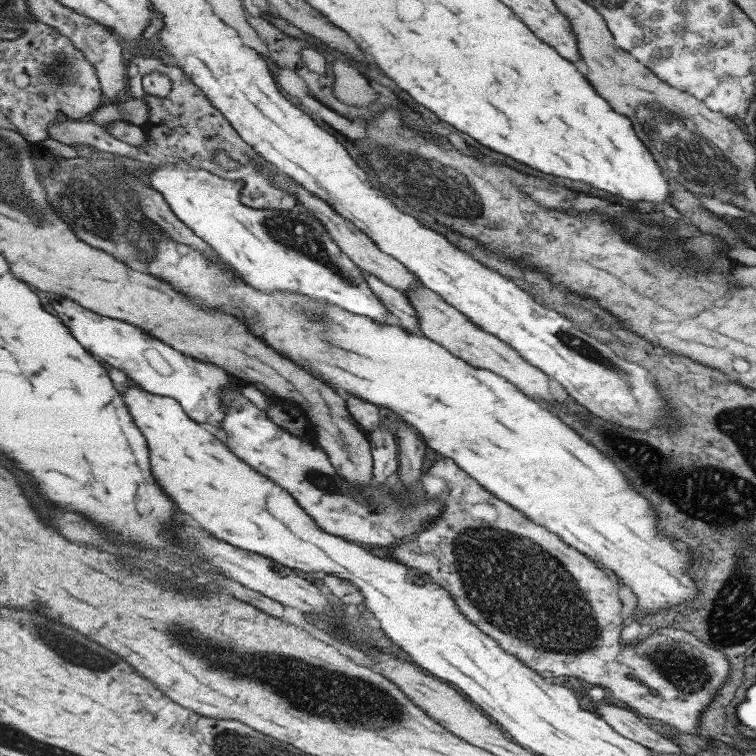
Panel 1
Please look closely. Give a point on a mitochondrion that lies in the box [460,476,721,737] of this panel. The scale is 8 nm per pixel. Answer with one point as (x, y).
(690, 673)

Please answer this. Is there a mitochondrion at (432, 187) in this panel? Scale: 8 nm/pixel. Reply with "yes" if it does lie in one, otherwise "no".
yes

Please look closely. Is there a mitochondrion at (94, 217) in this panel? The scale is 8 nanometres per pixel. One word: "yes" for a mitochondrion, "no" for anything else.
yes

